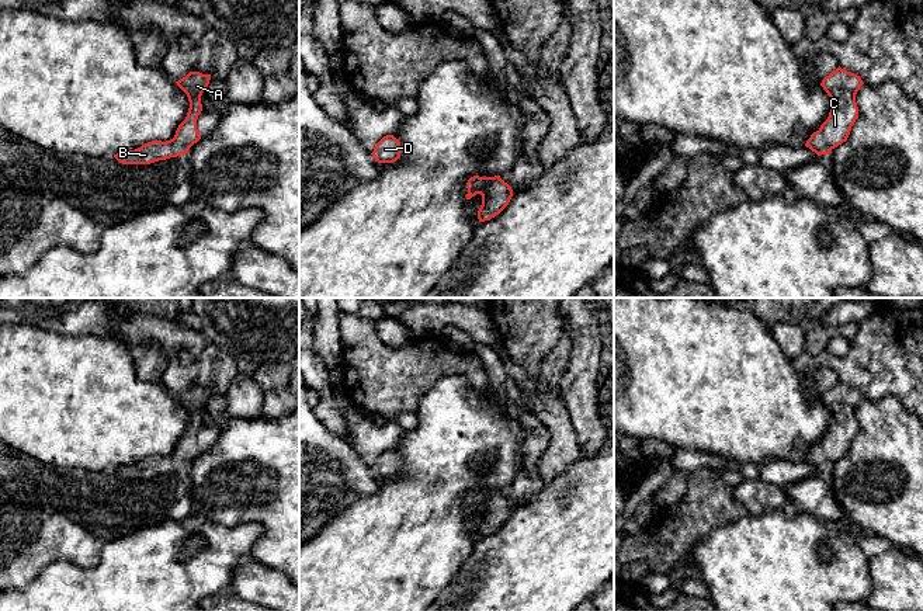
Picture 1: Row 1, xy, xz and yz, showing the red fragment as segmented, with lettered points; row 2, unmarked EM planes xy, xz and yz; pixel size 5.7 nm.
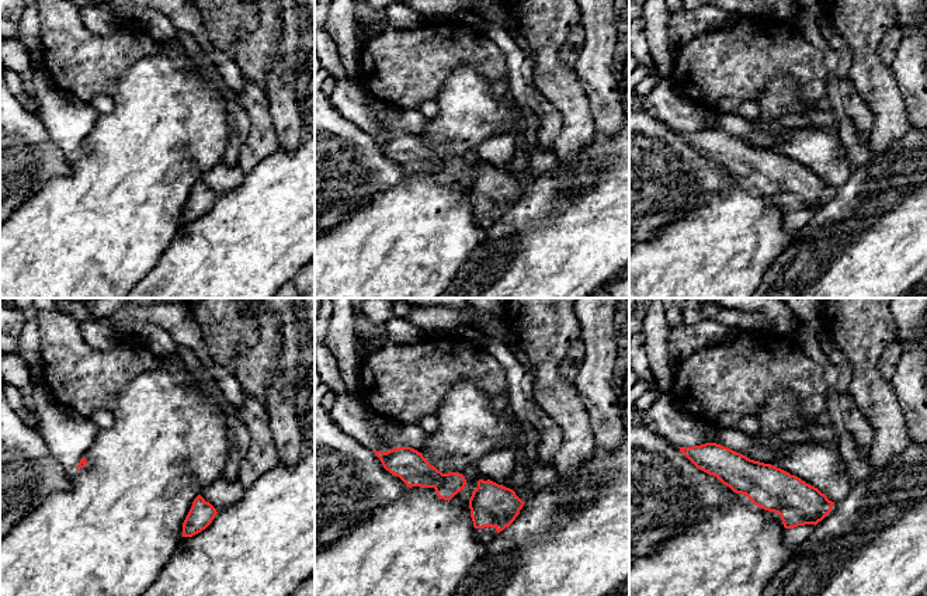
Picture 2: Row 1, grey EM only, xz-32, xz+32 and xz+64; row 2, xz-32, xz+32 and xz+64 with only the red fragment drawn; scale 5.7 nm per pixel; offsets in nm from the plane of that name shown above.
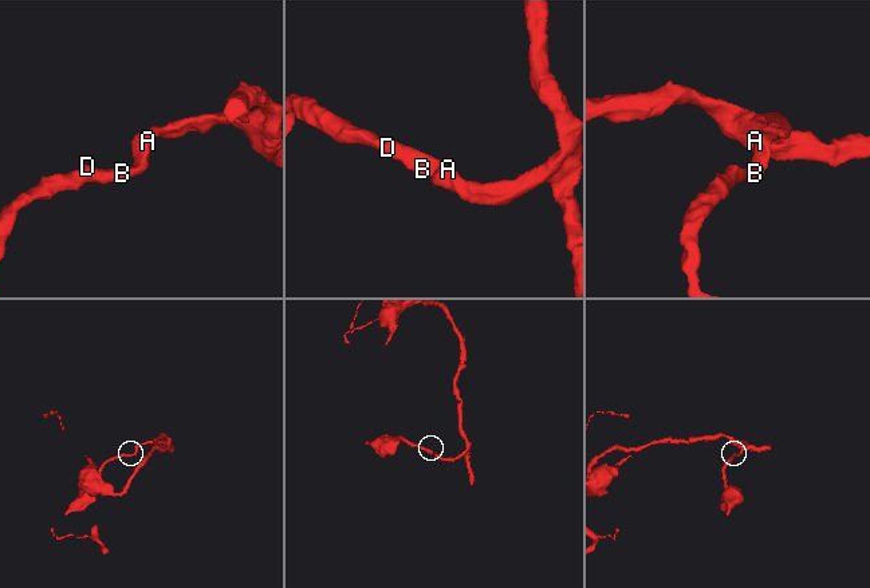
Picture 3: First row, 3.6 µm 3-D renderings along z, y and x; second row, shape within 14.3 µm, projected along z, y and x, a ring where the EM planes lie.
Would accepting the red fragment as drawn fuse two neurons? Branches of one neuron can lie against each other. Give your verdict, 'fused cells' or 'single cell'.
single cell

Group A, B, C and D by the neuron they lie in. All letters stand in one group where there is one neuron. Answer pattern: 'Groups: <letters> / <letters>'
Groups: A B C D

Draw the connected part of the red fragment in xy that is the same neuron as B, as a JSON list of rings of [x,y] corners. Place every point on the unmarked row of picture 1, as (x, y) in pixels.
[[[190,386],[180,393],[177,400],[187,409],[190,423],[185,434],[178,440],[173,454],[162,456],[152,455],[135,465],[125,465],[114,469],[122,479],[150,479],[159,475],[185,469],[190,462],[201,454],[197,444],[197,434],[202,426],[201,410],[207,405],[211,389]]]

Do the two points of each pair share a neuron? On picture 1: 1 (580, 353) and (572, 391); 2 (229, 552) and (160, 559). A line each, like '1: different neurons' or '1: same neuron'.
1: same neuron
2: same neuron

